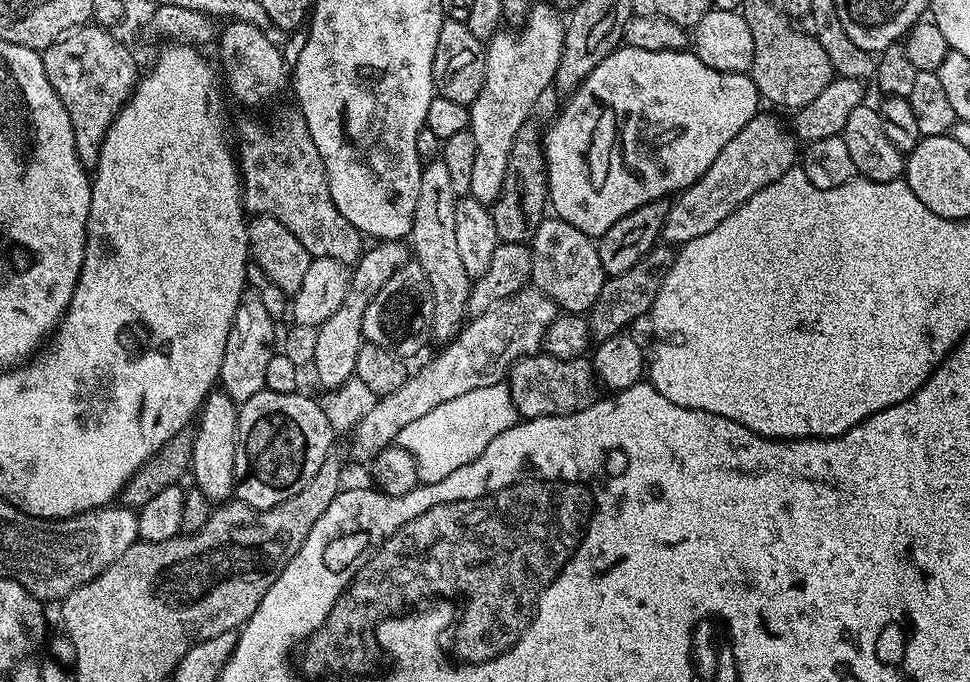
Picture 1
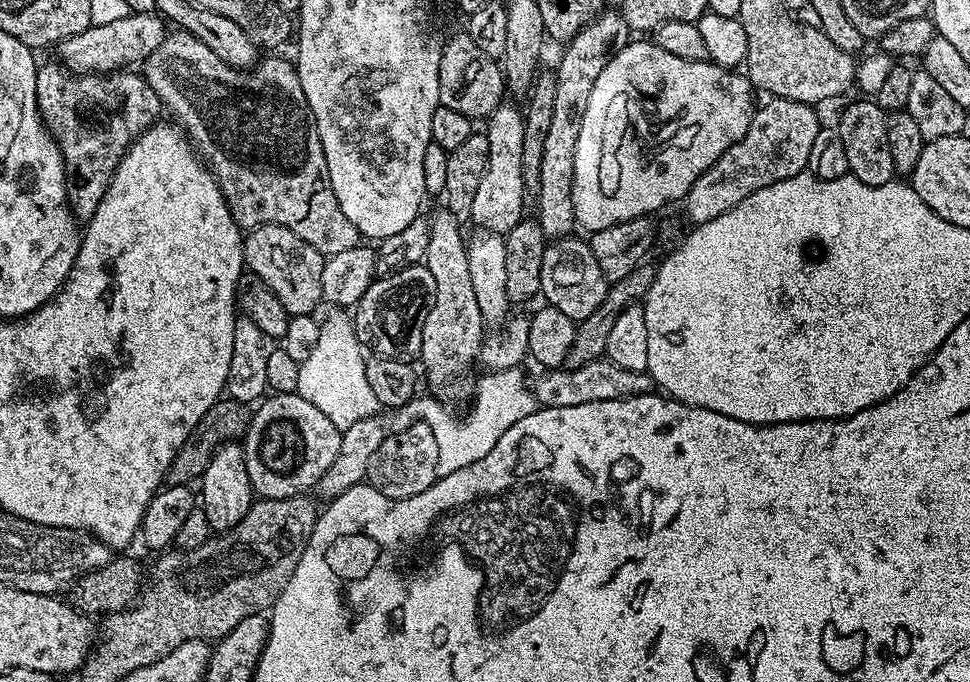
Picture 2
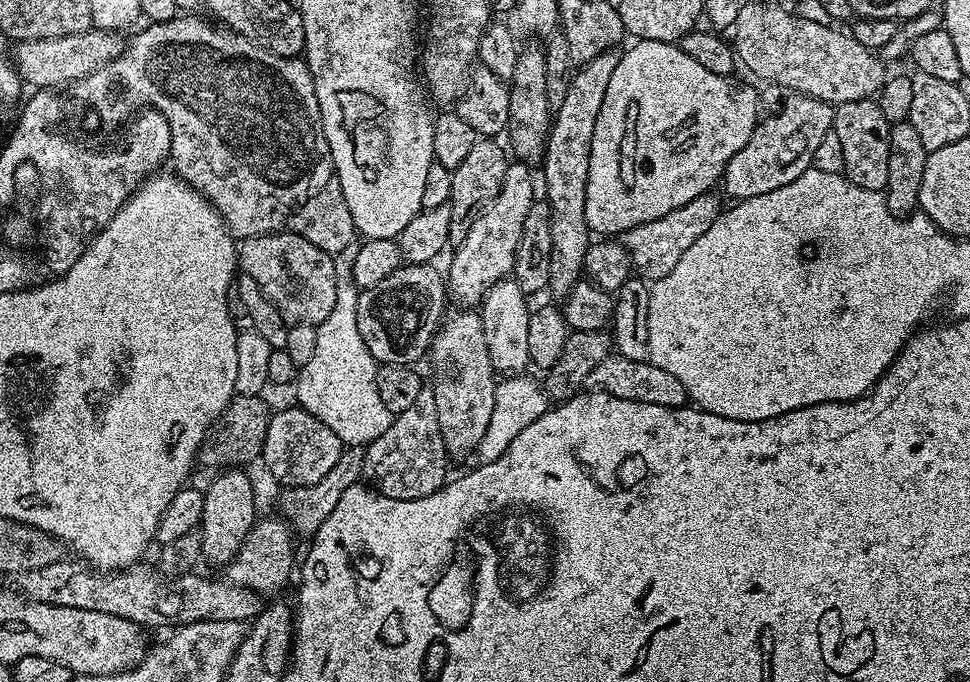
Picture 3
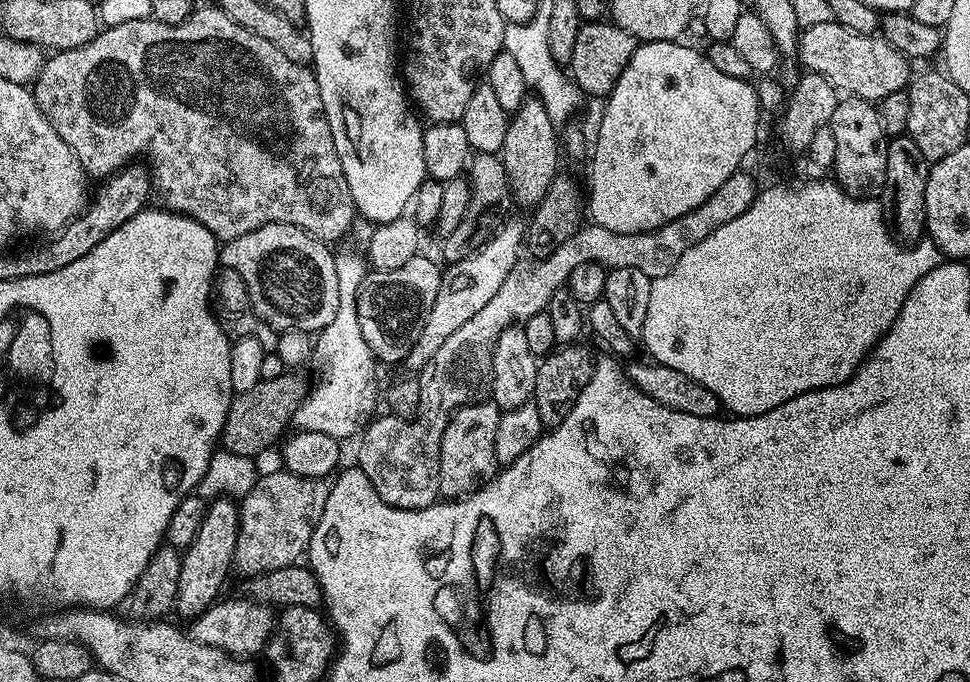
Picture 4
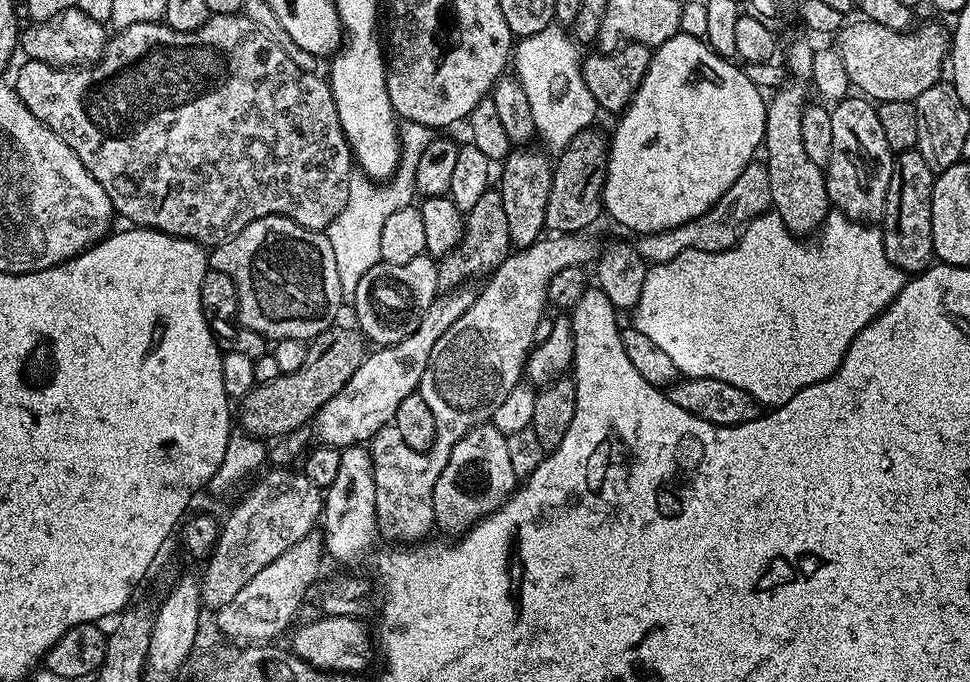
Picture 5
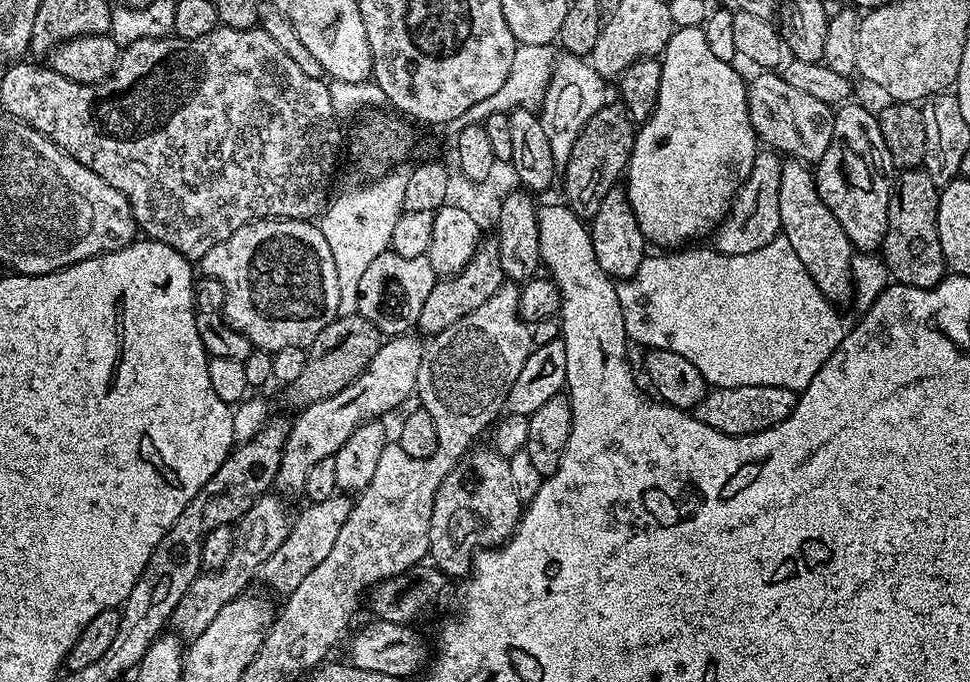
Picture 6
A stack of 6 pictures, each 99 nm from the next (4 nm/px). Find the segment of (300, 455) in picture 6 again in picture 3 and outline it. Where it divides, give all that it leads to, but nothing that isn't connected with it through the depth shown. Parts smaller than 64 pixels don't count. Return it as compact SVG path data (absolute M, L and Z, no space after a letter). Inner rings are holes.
M523 162L509 163L506 178L502 178L502 190L472 221L470 230L459 241L456 253L452 256L452 265L446 268L446 292L457 300L460 306L476 306L483 301L485 294L499 280L512 276L512 267L516 261L518 242L522 238L522 222L534 203L532 196L533 169Z

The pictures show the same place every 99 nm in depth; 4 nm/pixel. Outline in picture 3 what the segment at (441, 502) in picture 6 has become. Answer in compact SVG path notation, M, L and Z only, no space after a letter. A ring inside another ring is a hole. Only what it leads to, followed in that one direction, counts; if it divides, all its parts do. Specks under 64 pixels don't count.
M449 311L441 319L440 326L432 337L430 356L440 363L440 377L432 388L432 404L436 407L434 428L440 433L444 449L449 454L475 453L494 414L498 380L490 362L479 311L456 311L460 312Z

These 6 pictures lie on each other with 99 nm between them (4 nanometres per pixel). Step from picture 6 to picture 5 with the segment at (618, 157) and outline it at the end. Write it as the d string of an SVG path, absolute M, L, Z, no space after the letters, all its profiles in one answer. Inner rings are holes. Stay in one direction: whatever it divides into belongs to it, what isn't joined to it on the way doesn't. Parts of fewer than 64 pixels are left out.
M595 127L584 128L574 138L570 146L555 157L550 182L550 198L546 202L545 229L549 233L584 232L602 216L604 179L608 169L609 137L596 132Z

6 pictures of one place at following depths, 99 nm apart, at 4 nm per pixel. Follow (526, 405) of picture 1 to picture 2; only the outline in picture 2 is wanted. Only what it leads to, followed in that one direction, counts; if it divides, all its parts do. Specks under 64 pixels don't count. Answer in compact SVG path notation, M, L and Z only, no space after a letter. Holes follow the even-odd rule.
M607 358L586 362L586 366L578 366L574 369L554 368L540 375L544 376L538 377L536 384L534 380L534 391L537 405L545 408L582 406L586 402L606 402L631 396L647 396L654 388L652 377L647 372L626 370Z

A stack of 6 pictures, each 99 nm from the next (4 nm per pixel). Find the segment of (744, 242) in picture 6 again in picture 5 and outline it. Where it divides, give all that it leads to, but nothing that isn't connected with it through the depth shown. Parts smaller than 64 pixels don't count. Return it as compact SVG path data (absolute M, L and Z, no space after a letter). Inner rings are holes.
M753 162L738 174L734 186L706 210L698 218L686 222L682 226L674 226L665 232L649 232L639 237L640 241L635 241L634 246L640 252L640 256L649 265L658 266L662 262L671 262L678 260L679 255L686 250L702 250L703 252L721 252L732 247L744 227L748 225L756 216L769 211L772 208L772 199L770 198L770 174L768 165L764 162Z

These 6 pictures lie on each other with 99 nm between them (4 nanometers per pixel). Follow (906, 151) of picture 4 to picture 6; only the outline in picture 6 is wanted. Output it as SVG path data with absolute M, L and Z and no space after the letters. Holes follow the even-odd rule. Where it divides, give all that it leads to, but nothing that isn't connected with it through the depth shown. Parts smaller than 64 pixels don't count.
M923 167L903 169L892 181L888 225L882 245L882 259L895 283L911 288L932 288L946 275L942 242L938 242L938 202L940 189L930 182Z

